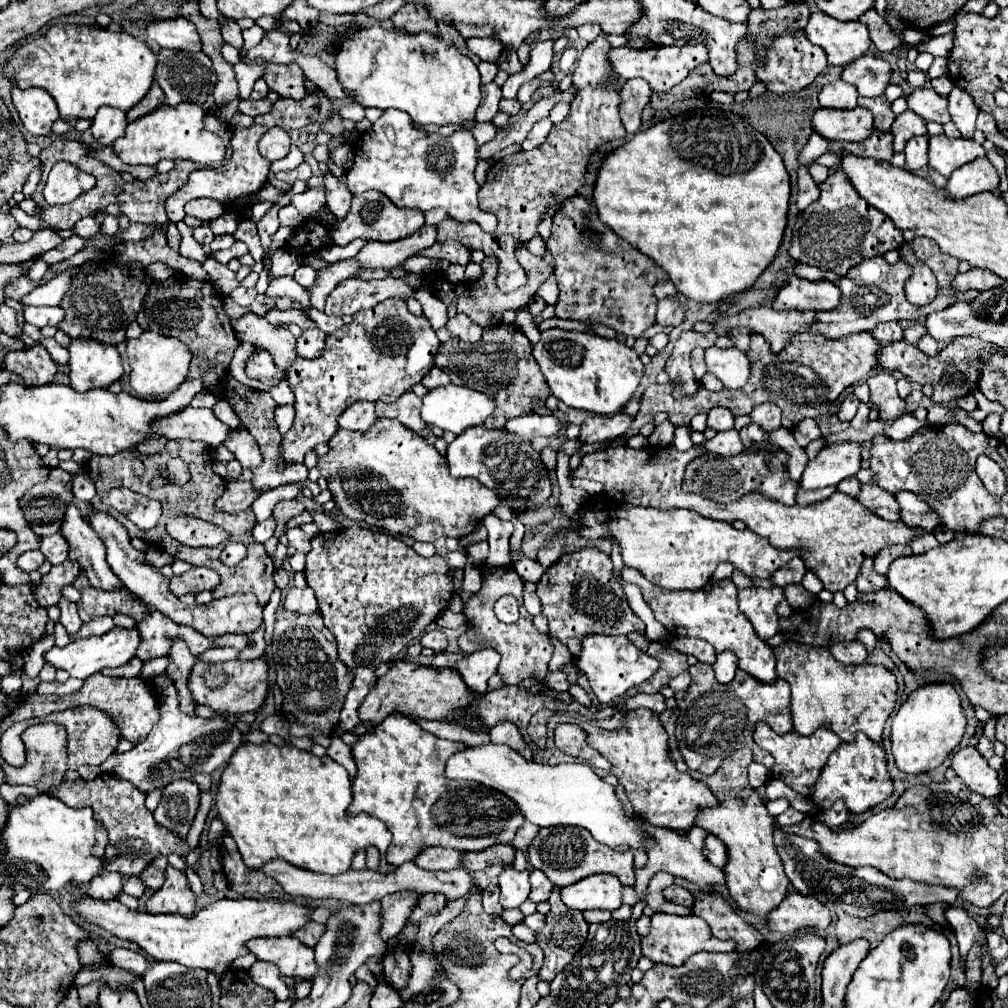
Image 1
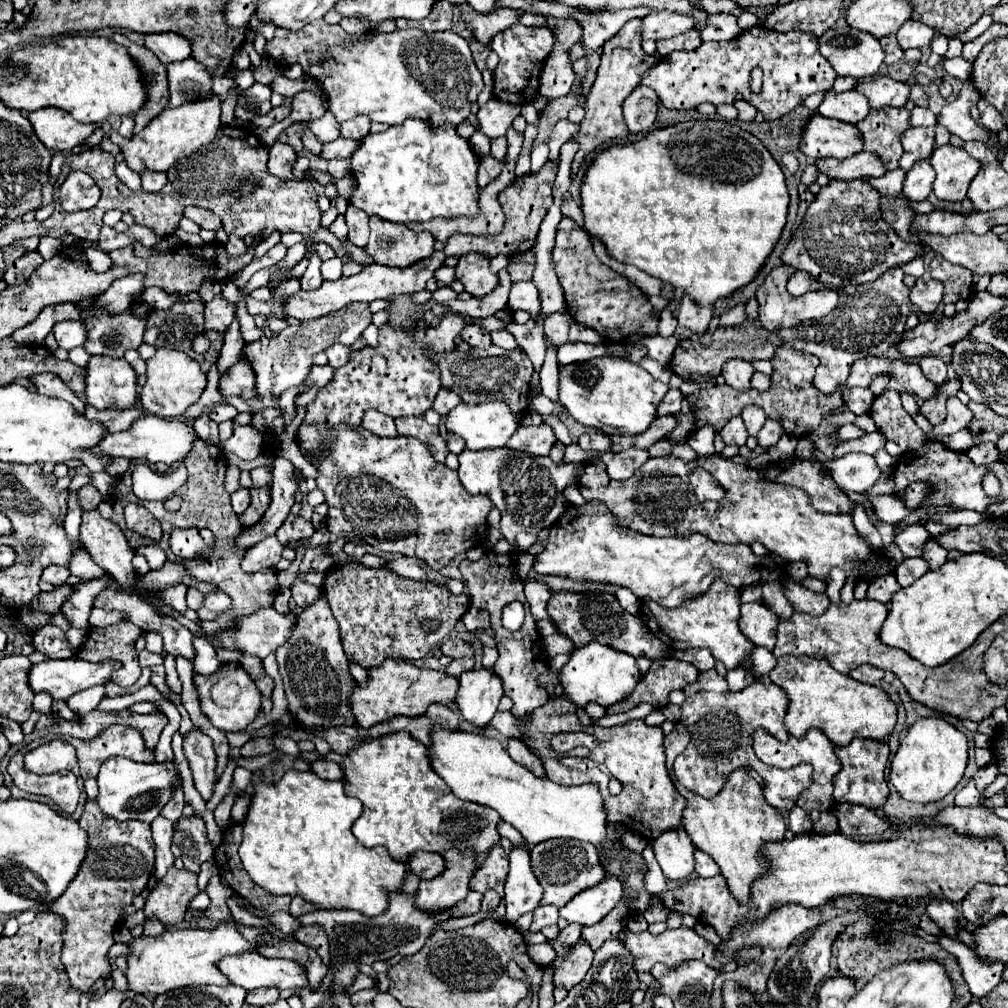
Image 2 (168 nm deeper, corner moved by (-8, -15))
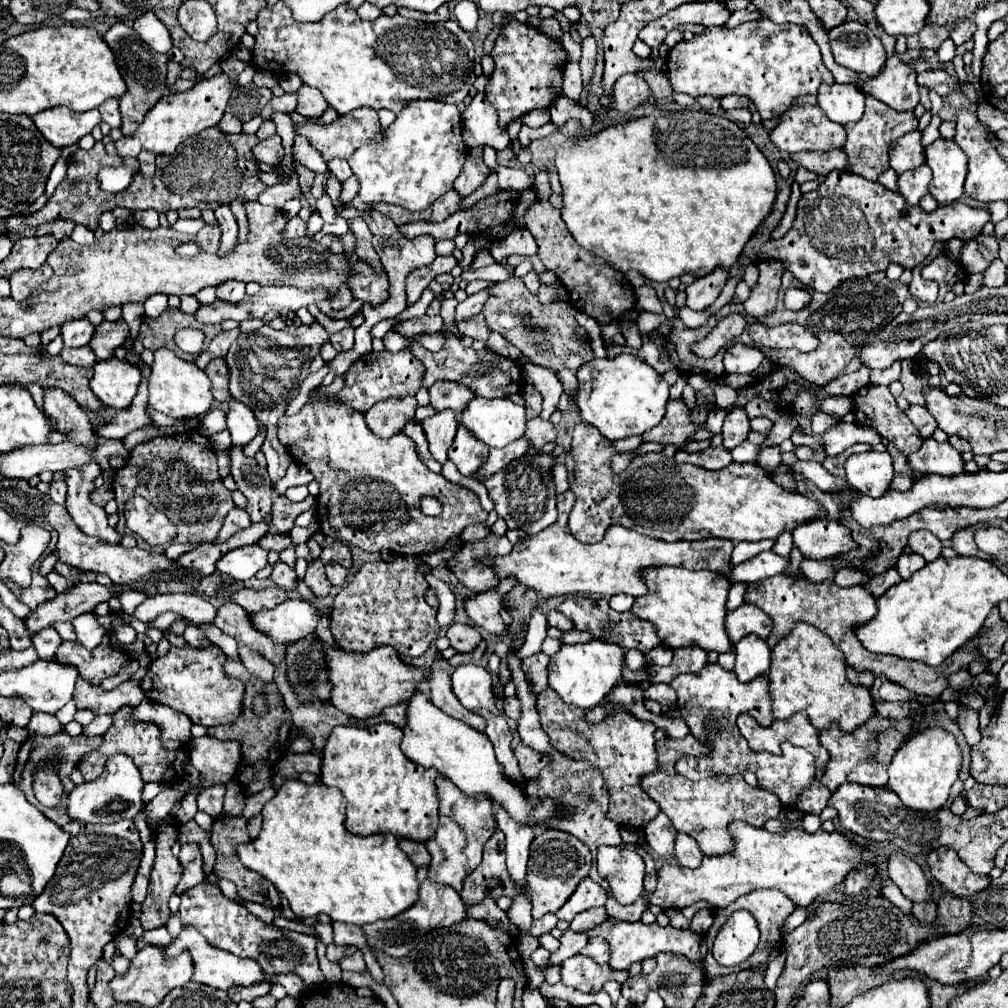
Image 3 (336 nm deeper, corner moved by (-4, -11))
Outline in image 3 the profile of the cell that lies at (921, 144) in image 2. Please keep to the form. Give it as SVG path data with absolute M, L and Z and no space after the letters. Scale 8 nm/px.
M913 130L905 136L901 136L899 140L895 140L895 144L891 144L891 168L897 174L903 174L911 168L917 168L925 162L925 154L923 154L923 146L921 146L921 132Z

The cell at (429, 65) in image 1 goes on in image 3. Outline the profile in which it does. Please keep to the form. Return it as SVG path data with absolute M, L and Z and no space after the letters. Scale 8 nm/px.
M277 2L259 12L257 26L259 26L259 34L255 36L253 66L259 70L269 70L273 74L281 74L281 72L297 74L303 80L303 84L311 88L319 88L325 94L329 106L335 108L341 116L361 106L369 106L373 110L387 108L399 114L409 100L419 100L419 98L459 104L461 100L465 100L475 80L473 42L469 34L455 20L427 24L427 22L403 18L399 14L395 16L381 14L377 20L367 22L367 20L359 20L355 8L351 8L349 4L341 4L339 8L335 8L315 24L299 24L293 20L291 10L287 6L283 2Z

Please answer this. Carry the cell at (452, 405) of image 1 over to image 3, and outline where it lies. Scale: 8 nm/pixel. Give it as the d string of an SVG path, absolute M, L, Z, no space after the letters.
M475 398L459 414L459 424L491 448L505 448L509 442L521 438L525 434L525 422L525 406L513 404L509 398Z

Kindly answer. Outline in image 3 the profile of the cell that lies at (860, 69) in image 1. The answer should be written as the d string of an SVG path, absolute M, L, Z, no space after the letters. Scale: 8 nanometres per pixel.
M893 54L893 58L887 60L885 68L875 78L869 78L861 90L863 94L885 102L893 110L915 110L919 104L919 86L915 78L915 68Z

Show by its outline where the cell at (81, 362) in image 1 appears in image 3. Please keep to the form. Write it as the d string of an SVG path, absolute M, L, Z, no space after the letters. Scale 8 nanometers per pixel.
M99 360L95 364L95 376L91 380L93 394L109 408L123 410L131 404L141 382L141 372L137 366L119 360Z

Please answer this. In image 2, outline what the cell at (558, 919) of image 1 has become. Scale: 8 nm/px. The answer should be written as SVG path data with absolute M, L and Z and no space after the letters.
M581 936L577 944L573 944L565 956L557 956L553 960L553 984L563 986L571 990L575 984L579 984L593 962L593 950Z

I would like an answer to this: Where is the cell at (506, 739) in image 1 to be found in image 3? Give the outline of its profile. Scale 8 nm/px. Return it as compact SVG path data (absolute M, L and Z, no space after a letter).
M519 744L515 748L515 758L519 760L519 768L527 780L533 780L539 776L539 772L551 764L551 758L543 752L535 752L533 748L527 748L525 744Z

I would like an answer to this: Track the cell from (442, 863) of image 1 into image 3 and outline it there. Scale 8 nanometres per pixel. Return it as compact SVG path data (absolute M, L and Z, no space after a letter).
M399 838L399 846L401 850L411 858L411 862L415 866L427 866L431 860L431 854L427 852L423 842L415 842L415 840L407 840L407 838Z

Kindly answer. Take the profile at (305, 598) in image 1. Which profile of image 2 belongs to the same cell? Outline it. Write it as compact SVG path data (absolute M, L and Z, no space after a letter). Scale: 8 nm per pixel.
M295 580L295 584L291 586L291 594L293 594L293 600L301 606L301 608L307 608L309 604L313 604L319 594L321 594L321 588L305 582L305 580Z

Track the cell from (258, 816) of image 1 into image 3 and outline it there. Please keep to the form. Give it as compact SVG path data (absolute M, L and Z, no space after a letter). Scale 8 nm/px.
M287 780L277 796L273 800L267 802L267 806L263 808L263 828L261 828L261 834L255 842L249 842L249 844L243 844L239 846L239 858L241 862L263 874L267 880L271 880L277 890L289 900L289 906L291 910L301 916L301 918L307 918L307 916L317 916L317 914L327 914L333 922L345 922L345 924L357 924L357 926L363 926L363 924L371 924L375 920L391 920L395 918L399 912L405 912L407 908L411 908L411 904L415 904L417 900L417 894L419 894L419 882L415 878L415 872L417 868L411 864L411 860L407 858L407 854L399 848L397 844L397 838L391 836L391 834L377 834L377 836L367 836L367 838L361 838L361 836L355 836L351 832L345 830L343 826L345 822L345 800L343 800L343 794L337 790L337 788L327 788L325 784L303 784L301 780Z

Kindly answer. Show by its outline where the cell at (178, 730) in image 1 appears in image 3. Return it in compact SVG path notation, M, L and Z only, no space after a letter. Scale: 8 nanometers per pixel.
M123 754L111 756L105 764L103 774L97 780L73 788L73 792L67 798L67 816L71 820L91 822L91 824L111 824L121 818L131 820L137 812L143 810L143 802L141 802L143 784L145 782L141 780L141 774L131 758Z

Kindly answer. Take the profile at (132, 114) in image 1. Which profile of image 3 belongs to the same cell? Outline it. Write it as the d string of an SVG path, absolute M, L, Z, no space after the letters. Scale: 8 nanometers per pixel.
M123 22L113 24L105 34L103 40L109 44L111 52L115 54L117 66L123 74L123 80L127 84L127 92L123 96L119 96L119 110L121 110L121 130L125 136L131 136L139 124L143 122L145 114L159 102L159 98L165 94L167 90L167 82L165 82L165 72L167 72L167 54L159 54L159 52L151 52L151 48L147 48L147 44L143 44L143 40L139 40L139 34L125 26Z

